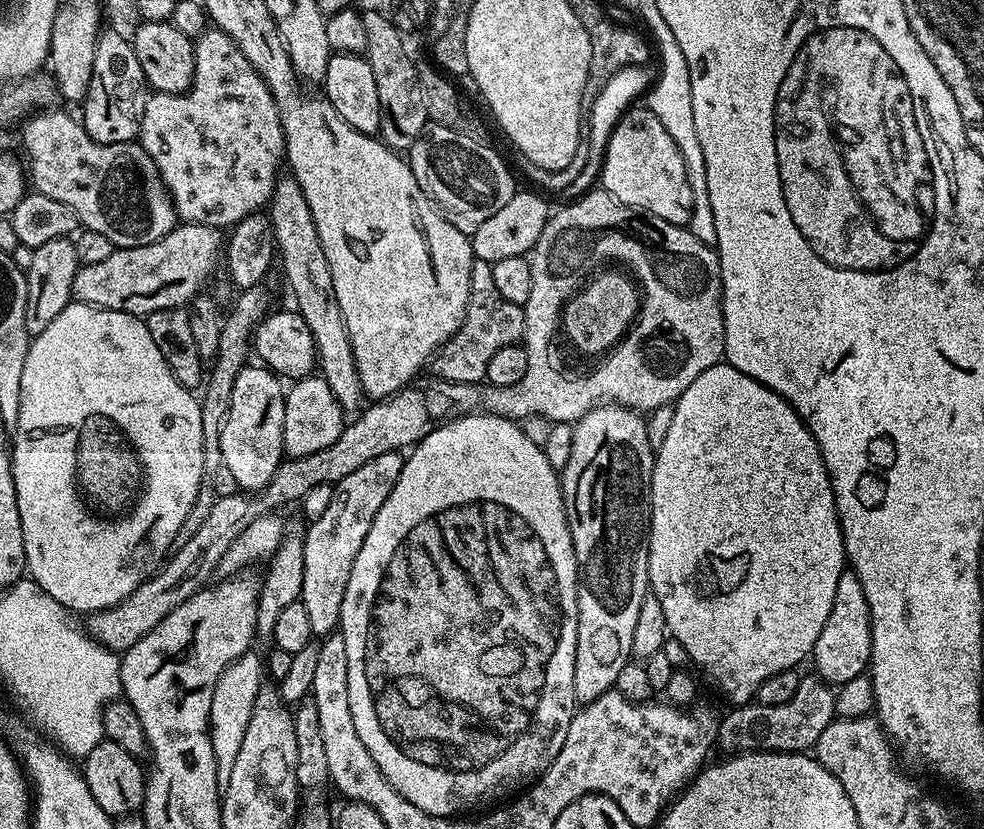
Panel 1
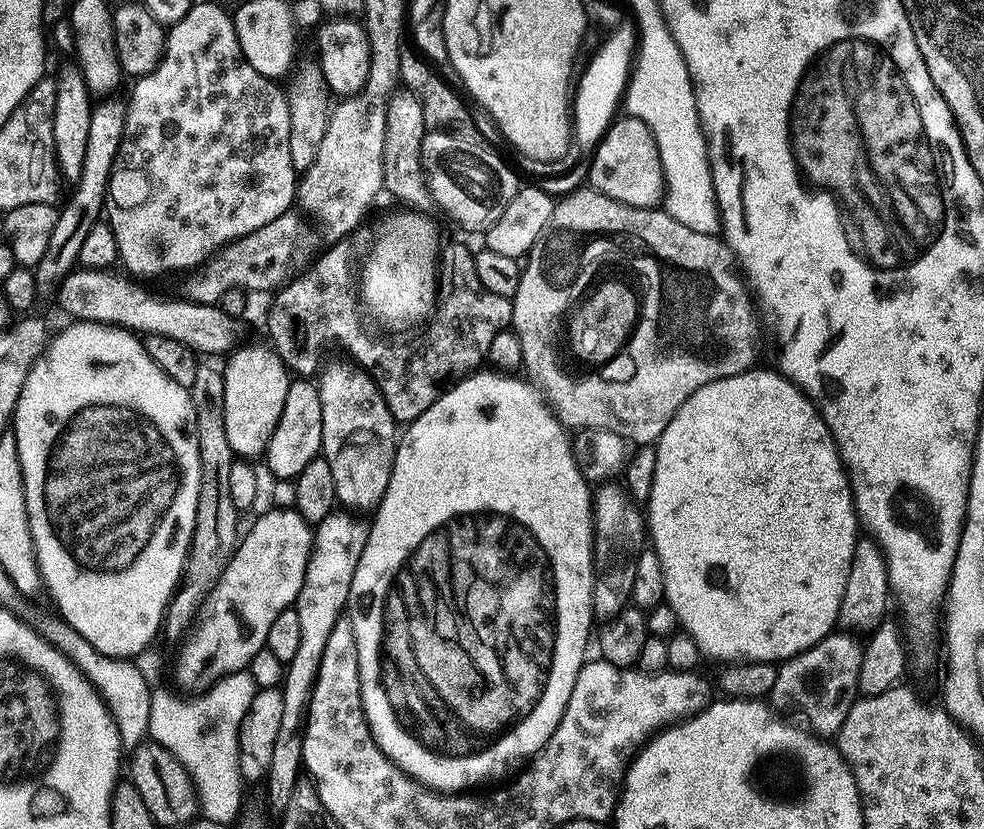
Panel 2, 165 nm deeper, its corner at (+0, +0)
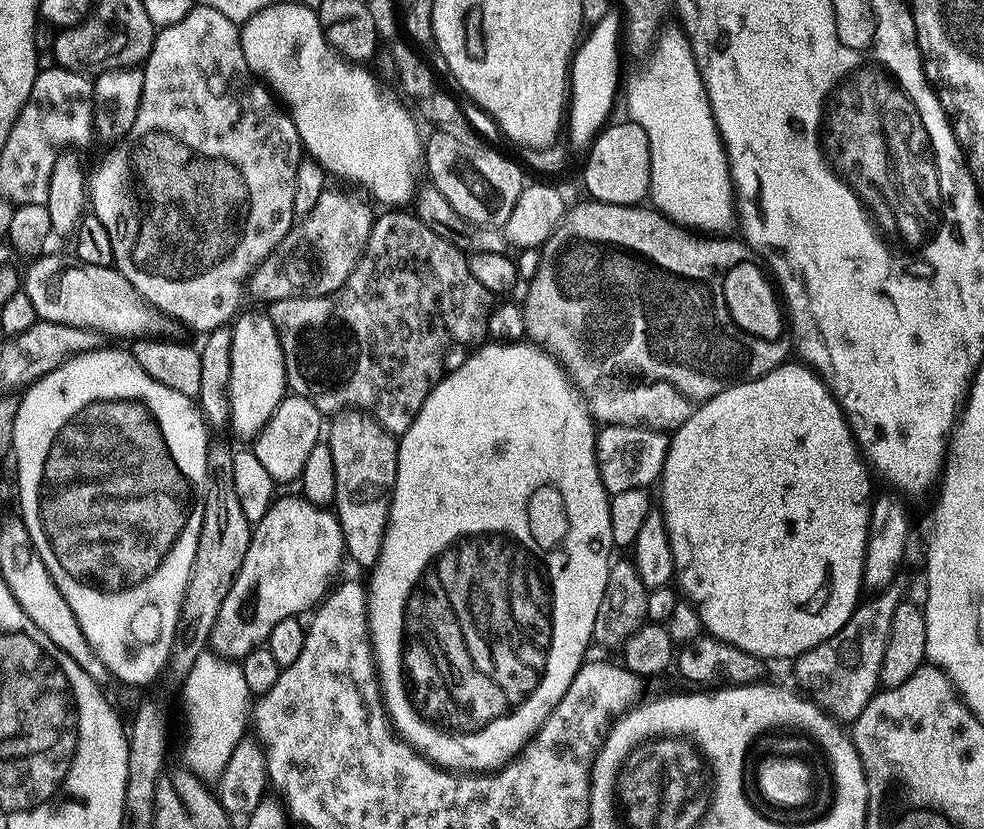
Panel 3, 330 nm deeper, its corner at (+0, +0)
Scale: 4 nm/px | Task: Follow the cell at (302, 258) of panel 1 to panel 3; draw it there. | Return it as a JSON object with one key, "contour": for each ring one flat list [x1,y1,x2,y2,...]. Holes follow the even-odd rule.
{"contour":[[352,412,339,415,332,426,332,433,327,433,326,443,334,454,334,482,336,483,336,498,334,511,336,521,344,535,344,551,349,561,353,560,360,568,372,570,380,558,382,542,388,529,388,515,392,505,392,491,396,485,398,470,398,440,387,433,375,419,366,414]]}

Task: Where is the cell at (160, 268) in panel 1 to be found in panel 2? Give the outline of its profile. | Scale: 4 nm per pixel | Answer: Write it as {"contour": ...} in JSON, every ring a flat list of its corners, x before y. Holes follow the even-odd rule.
{"contour":[[292,210,283,212,274,218,274,222,266,222,266,226,246,234,240,240,225,244,207,263,191,273,193,276,185,282,183,295,196,304,216,304,228,288,241,287,252,292,264,292,278,280,283,281,284,270,300,236,300,222,295,215,297,213]]}

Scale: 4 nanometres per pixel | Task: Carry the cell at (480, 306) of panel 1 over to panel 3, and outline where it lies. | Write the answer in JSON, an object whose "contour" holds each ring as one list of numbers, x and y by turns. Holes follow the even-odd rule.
{"contour":[[384,210,375,217,372,222,372,233,364,247,364,253,360,256,360,261,354,266,350,278,338,290,334,290,325,296,295,296,285,300,274,300,267,305,266,315,274,322,274,330,280,339,282,354,284,355,284,372,288,375,287,387,293,393,302,398,312,401,313,406,320,413,340,414,348,410,359,410,361,413,375,419,376,423,385,432,399,438,404,435,407,428,414,422,418,410,426,402,430,390,445,375,444,355,448,352,451,344,472,344,483,341,488,336,488,313,494,307,493,293,486,290,486,286,481,286,470,274,468,266,468,256,459,252,446,238,438,238,430,226,423,224,414,214,400,210]]}

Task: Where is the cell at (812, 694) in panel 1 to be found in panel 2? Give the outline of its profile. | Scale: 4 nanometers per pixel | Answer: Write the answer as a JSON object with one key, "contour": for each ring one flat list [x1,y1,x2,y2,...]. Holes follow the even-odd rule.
{"contour":[[833,634,822,638,822,642,814,647,783,661,776,669,776,681,770,693,773,709,805,712,808,715,807,727,821,738,835,737,860,692,858,670,864,653,861,641,848,634,840,635,844,636]]}

